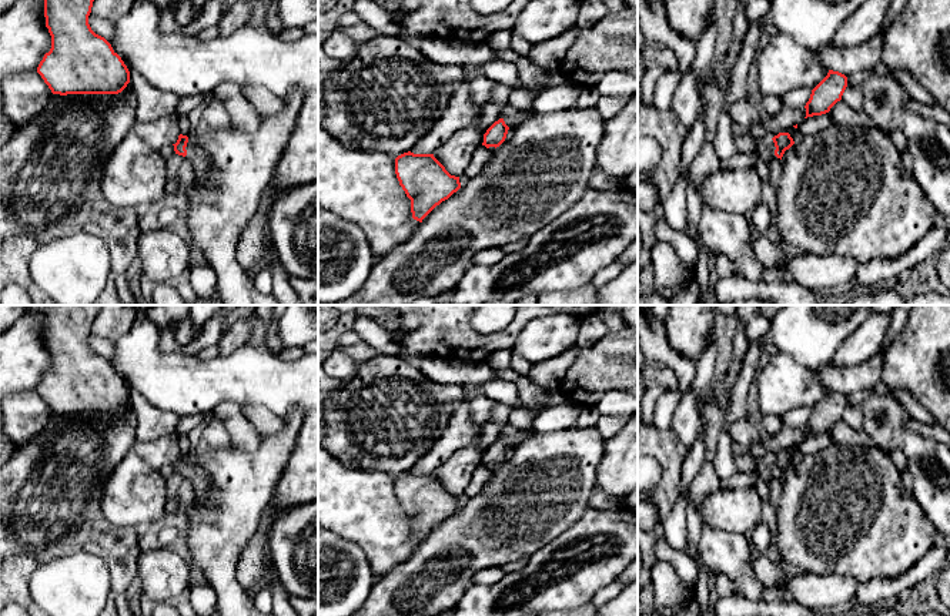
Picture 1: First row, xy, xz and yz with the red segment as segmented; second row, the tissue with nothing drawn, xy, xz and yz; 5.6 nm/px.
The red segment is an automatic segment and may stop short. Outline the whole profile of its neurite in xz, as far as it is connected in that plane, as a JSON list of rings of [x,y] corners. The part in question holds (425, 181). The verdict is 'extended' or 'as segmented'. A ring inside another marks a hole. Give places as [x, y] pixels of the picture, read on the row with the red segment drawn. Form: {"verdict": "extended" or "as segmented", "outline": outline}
{"verdict": "as segmented", "outline": [[[408,151],[398,155],[395,174],[411,200],[412,218],[419,222],[461,188],[459,177],[451,175],[434,154]]]}

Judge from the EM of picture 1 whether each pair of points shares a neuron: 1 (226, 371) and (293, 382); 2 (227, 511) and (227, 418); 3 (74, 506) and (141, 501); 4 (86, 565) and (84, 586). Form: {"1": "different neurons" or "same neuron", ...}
{"1": "same neuron", "2": "different neurons", "3": "different neurons", "4": "same neuron"}

